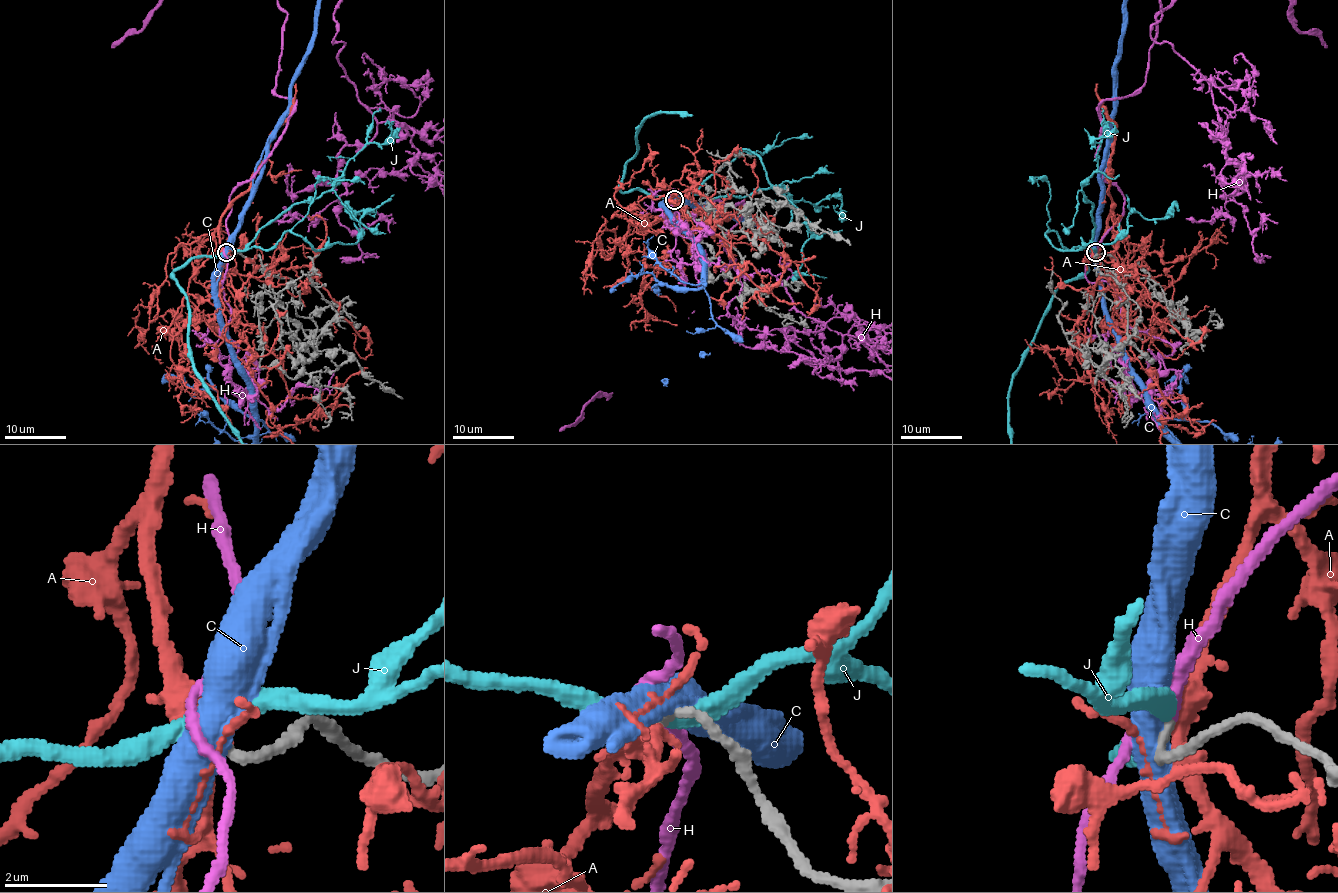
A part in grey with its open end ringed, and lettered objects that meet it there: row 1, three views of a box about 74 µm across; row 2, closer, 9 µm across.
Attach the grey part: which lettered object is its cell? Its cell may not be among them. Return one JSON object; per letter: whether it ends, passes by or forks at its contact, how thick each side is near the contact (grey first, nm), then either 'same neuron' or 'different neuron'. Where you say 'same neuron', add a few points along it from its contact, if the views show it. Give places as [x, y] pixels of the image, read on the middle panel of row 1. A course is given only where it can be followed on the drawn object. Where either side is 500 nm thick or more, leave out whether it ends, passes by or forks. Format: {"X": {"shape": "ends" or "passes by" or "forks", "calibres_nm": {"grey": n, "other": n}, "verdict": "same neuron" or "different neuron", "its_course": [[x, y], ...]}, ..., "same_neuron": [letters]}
{"A": {"shape": "forks", "calibres_nm": {"grey": 190, "other": 360}, "verdict": "different neuron"}, "C": {"calibres_nm": {"grey": 200, "other": 600}, "verdict": "different neuron"}, "H": {"shape": "passes by", "calibres_nm": {"grey": 180, "other": 200}, "verdict": "same neuron"}, "J": {"shape": "passes by", "calibres_nm": {"grey": 190, "other": 320}, "verdict": "different neuron"}, "same_neuron": ["H"]}

